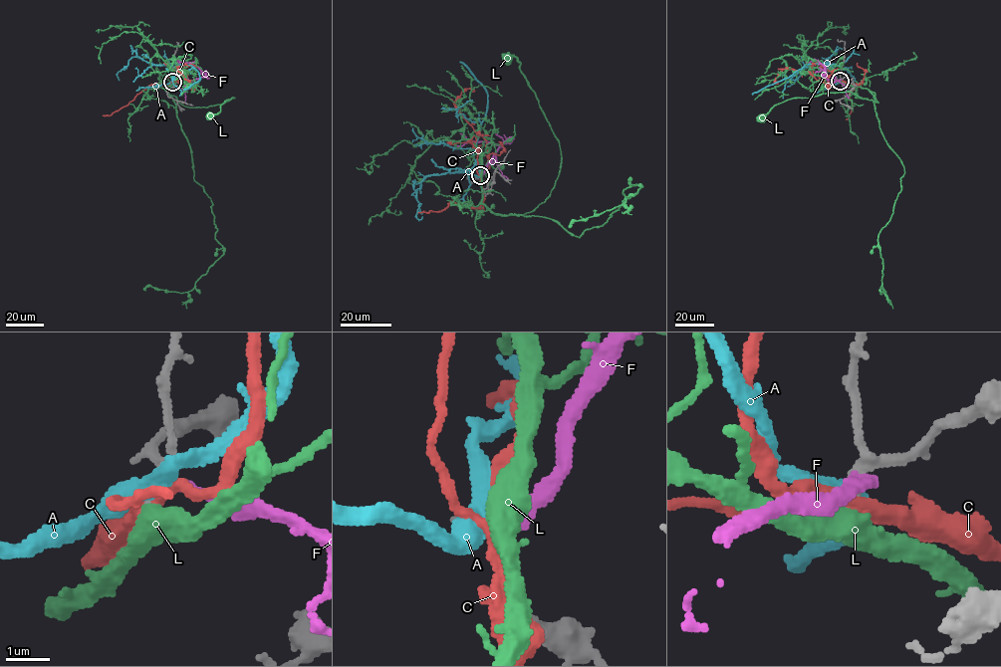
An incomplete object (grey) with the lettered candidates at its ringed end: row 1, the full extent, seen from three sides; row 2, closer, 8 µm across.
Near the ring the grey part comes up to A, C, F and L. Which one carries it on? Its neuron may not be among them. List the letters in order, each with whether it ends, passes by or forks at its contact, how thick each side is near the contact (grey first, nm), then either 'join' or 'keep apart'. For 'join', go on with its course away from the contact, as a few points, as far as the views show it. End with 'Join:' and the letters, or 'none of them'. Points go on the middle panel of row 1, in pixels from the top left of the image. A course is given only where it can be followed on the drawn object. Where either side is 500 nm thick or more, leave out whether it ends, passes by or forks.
A: it passes by | 170/440 nm | keep apart
C: it forks | 180/280 nm | keep apart
F: it ends | 240/320 nm | keep apart
L: 240/500 nm | join | via (480, 175), (481, 202), (501, 216), (533, 211), (559, 175), (558, 139), (520, 64), (507, 59)
Join: L

